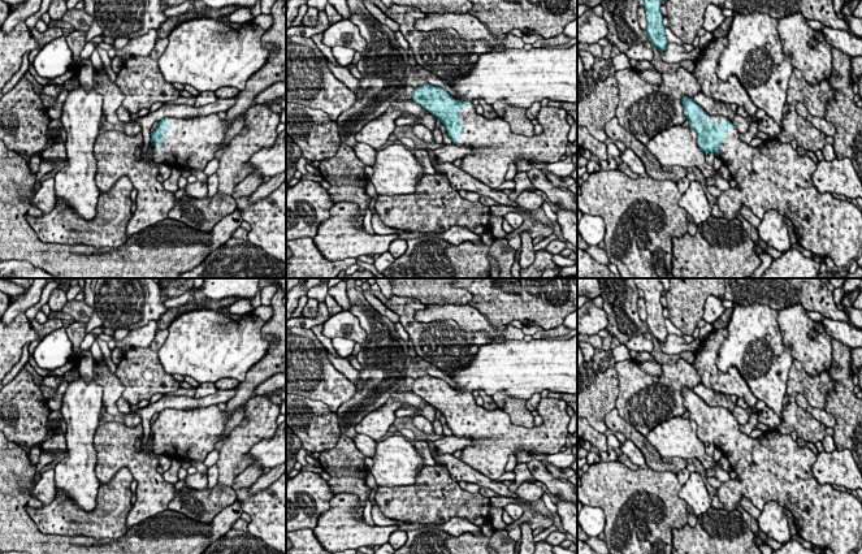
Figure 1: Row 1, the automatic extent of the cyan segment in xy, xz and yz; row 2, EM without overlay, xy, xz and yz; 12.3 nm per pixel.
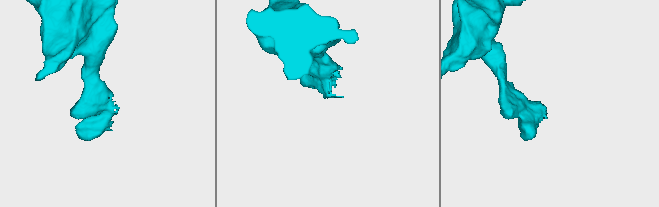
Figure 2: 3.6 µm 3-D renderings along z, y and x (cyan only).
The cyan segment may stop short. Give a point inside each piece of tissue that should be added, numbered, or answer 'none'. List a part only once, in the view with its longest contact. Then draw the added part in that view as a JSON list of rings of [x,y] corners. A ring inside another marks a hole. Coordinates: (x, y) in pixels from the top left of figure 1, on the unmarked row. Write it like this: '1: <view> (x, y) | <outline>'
1: xz (496, 436) | [[[468,393],[467,399],[460,399],[460,428],[455,430],[455,436],[476,441],[473,446],[462,450],[460,460],[486,477],[497,480],[506,473],[508,456],[515,454],[516,450],[551,455],[559,453],[566,446],[569,436],[568,424],[571,416],[567,414],[567,403],[564,401],[549,397],[541,398],[536,410],[542,416],[543,423],[538,427],[524,428],[514,425],[503,410],[486,410],[482,406],[477,406],[471,397],[472,393]]]

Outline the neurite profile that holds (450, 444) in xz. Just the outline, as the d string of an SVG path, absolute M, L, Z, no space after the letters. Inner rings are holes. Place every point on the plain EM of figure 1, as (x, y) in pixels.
M446 436L441 440L433 441L436 447L436 454L452 454L458 450L464 450L465 447L475 446L475 440L468 437Z

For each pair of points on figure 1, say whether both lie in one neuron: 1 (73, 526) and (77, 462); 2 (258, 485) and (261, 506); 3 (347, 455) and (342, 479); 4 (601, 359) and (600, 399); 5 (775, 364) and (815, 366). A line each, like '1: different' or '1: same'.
1: different
2: different
3: same
4: same
5: different

